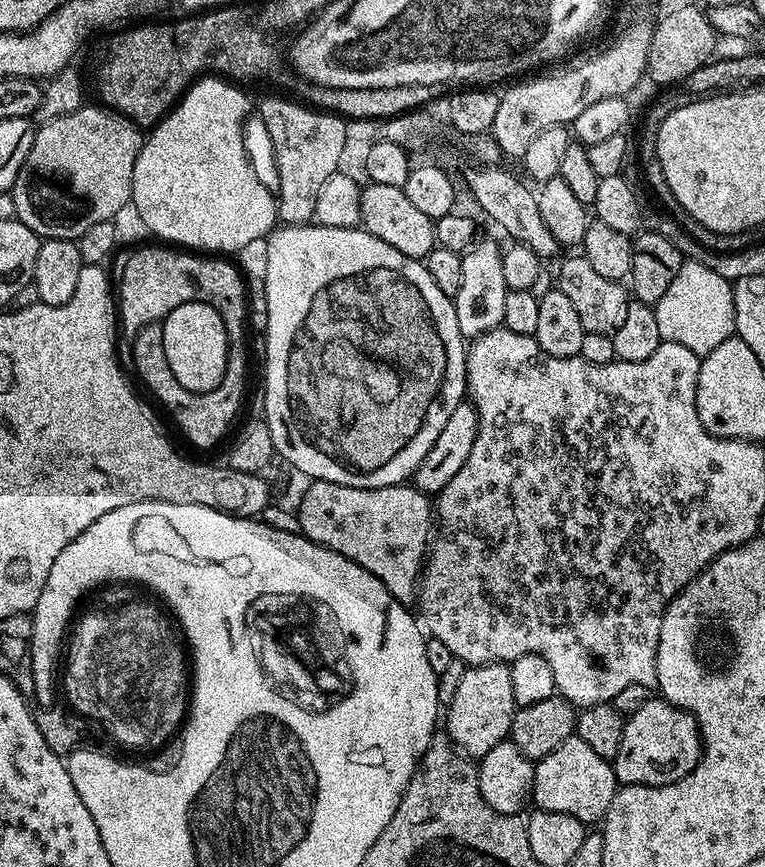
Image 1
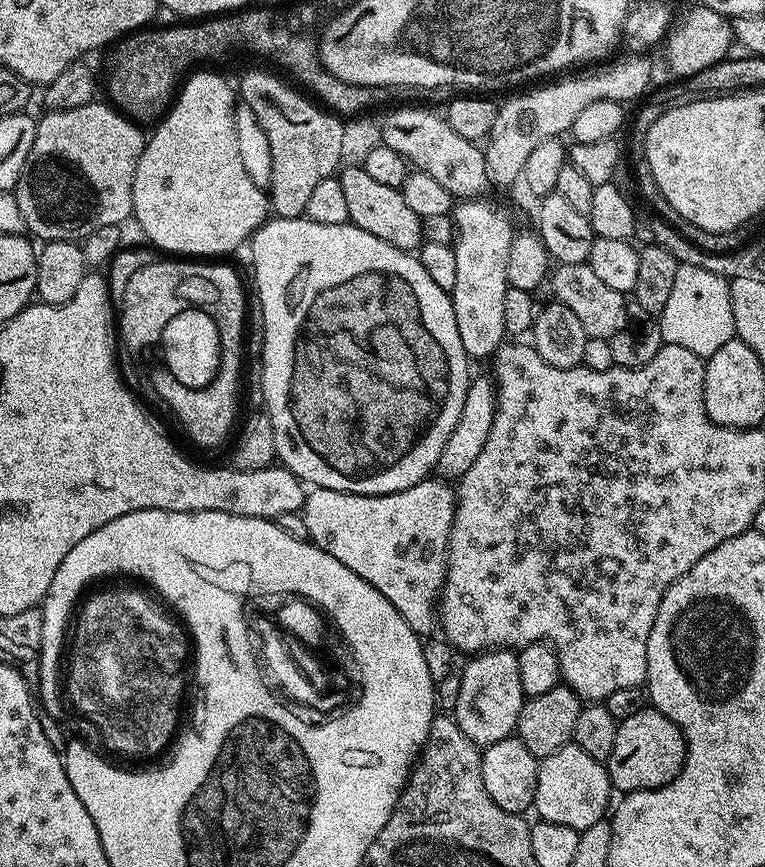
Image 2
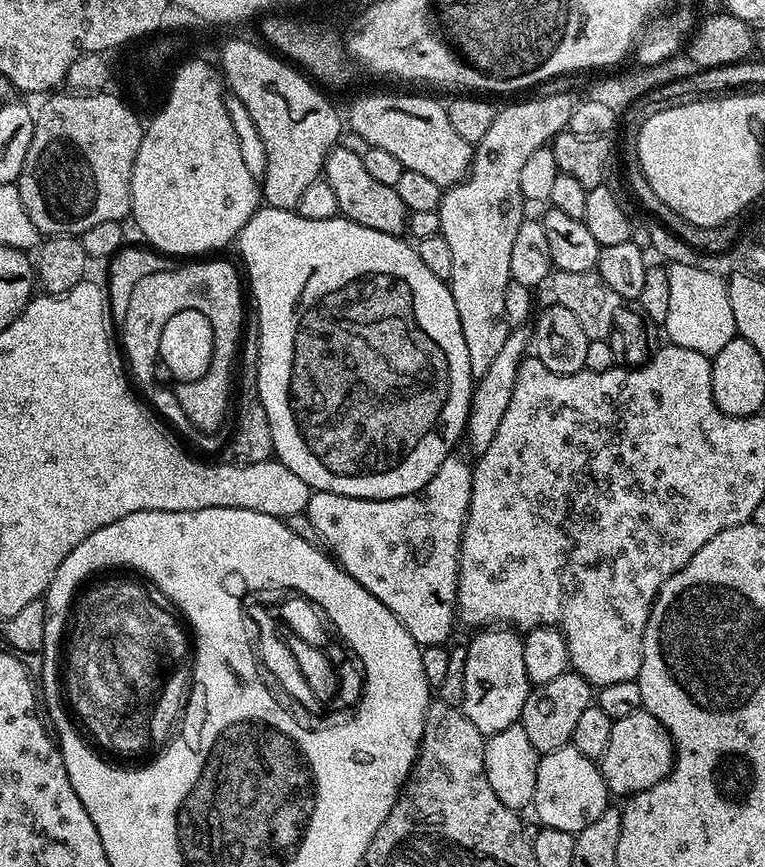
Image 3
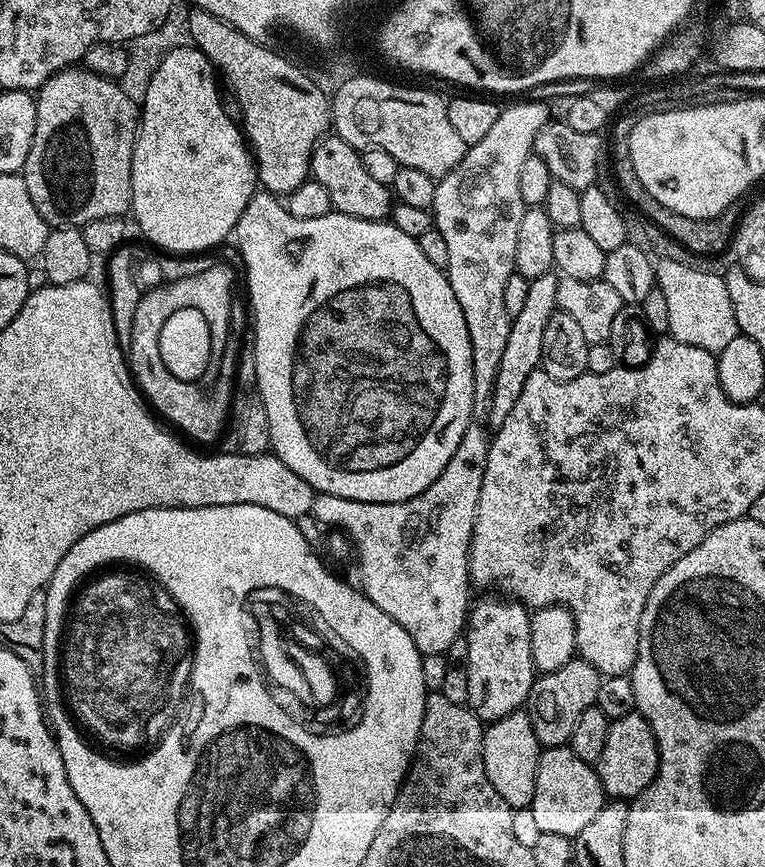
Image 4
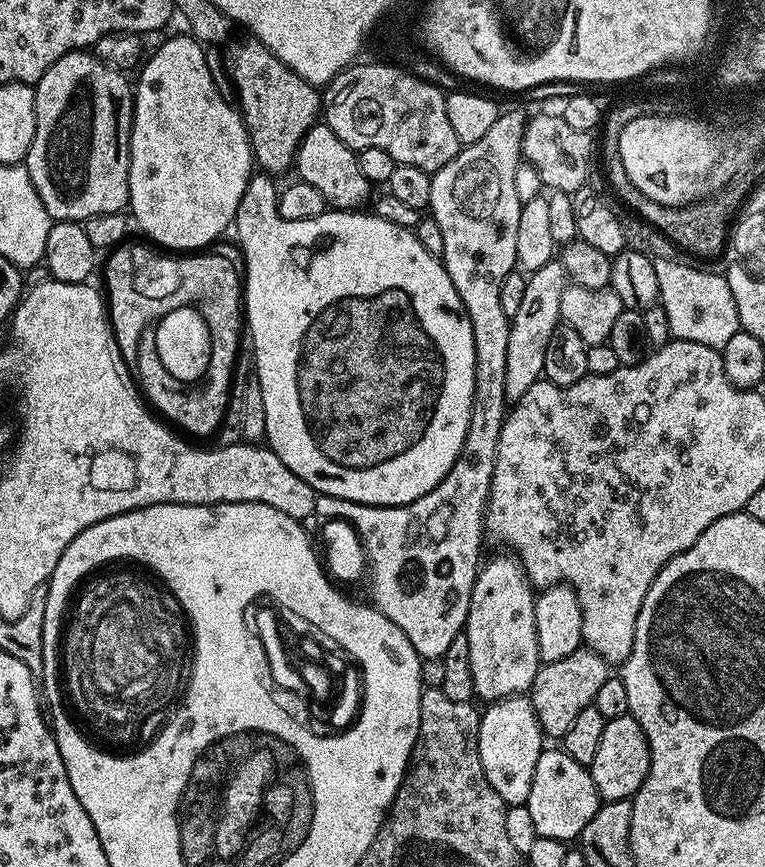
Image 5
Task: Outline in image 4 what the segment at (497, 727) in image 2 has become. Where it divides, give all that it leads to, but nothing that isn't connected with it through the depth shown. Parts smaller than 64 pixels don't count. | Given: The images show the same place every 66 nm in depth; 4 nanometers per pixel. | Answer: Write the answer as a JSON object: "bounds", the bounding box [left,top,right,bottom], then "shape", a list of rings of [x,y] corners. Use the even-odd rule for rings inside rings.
{"bounds":[466,598,538,722],"shape":[[[496,598],[500,600],[484,600],[471,609],[466,621],[466,639],[468,642],[468,658],[466,667],[470,694],[467,705],[482,722],[491,722],[511,712],[519,712],[527,705],[532,684],[538,675],[532,664],[534,654],[530,654],[530,612],[519,600]]]}

